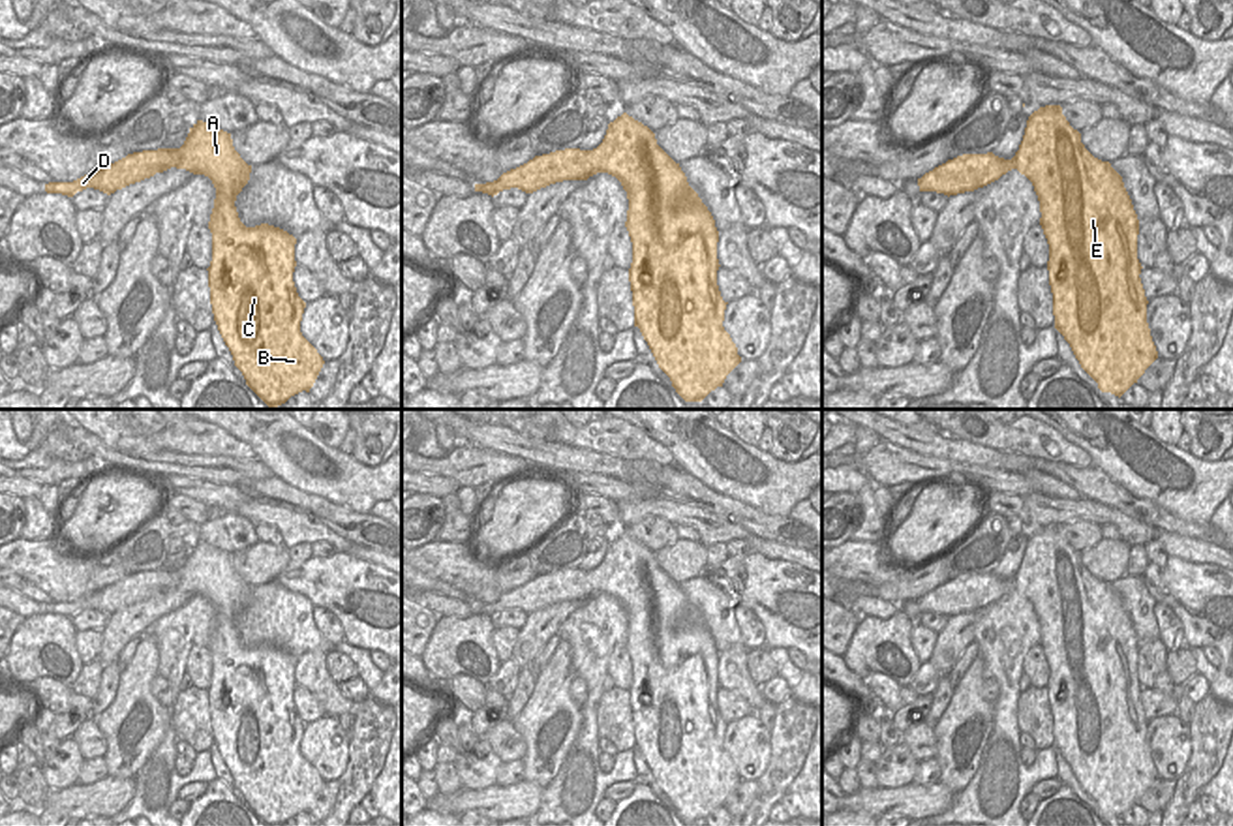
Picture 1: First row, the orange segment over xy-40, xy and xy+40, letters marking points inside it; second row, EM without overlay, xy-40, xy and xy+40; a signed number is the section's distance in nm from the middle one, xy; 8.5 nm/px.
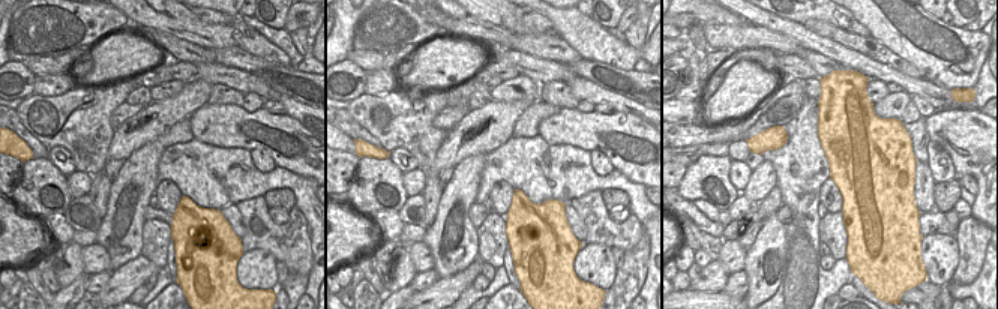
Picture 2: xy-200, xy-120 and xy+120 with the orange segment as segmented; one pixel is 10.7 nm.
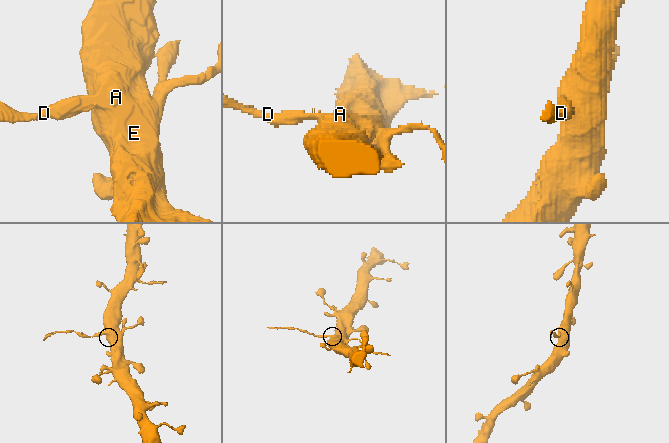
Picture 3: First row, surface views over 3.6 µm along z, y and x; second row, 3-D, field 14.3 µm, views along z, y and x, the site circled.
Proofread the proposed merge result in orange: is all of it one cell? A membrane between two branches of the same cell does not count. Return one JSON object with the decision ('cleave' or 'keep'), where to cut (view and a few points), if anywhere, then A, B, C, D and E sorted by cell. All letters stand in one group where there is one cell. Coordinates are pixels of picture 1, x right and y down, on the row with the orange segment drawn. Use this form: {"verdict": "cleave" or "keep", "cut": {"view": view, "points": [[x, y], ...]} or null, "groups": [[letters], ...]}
{"verdict": "cleave", "cut": {"view": "xy", "points": [[595, 149], [601, 171]]}, "groups": [["A", "B", "C", "E"], ["D"]]}

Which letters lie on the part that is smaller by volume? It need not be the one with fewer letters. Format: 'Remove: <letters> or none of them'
Remove: D

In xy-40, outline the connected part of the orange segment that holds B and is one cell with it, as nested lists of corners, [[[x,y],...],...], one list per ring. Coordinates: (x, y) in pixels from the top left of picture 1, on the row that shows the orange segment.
[[[197,120],[184,145],[171,150],[178,152],[176,169],[205,175],[216,188],[208,222],[212,261],[206,270],[214,321],[235,366],[268,407],[278,407],[302,390],[310,392],[325,360],[300,332],[306,302],[293,282],[297,238],[268,223],[246,227],[240,222],[235,201],[250,180],[251,165],[235,150],[231,133]]]

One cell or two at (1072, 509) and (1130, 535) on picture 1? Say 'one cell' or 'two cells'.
one cell

